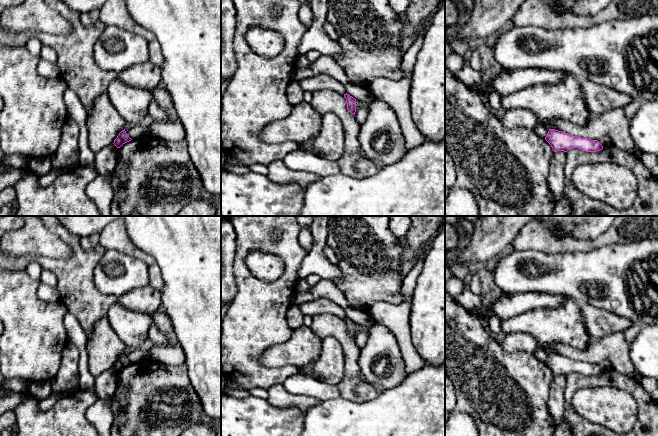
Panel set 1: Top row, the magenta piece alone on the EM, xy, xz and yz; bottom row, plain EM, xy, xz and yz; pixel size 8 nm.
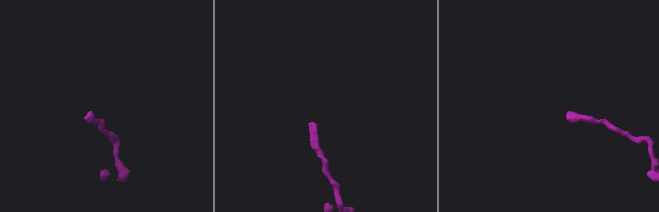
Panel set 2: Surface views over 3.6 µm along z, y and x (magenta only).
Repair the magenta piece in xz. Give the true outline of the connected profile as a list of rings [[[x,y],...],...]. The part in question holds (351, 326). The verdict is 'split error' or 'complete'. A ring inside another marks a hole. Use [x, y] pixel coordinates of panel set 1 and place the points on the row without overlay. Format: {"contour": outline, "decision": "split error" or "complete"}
{"contour": [[[344,318],[344,321],[346,323],[346,327],[347,327],[347,333],[348,335],[355,339],[356,336],[356,323],[353,322],[352,320],[350,320],[349,318]]], "decision": "complete"}

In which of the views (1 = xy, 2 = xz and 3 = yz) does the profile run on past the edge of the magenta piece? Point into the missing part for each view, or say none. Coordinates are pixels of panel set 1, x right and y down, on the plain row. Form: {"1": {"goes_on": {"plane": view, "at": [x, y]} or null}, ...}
{"1": {"goes_on": null}, "2": {"goes_on": null}, "3": {"goes_on": null}}

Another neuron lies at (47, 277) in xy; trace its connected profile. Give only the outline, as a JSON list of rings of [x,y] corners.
[[[42,270],[40,282],[51,287],[57,287],[56,276],[49,270]]]

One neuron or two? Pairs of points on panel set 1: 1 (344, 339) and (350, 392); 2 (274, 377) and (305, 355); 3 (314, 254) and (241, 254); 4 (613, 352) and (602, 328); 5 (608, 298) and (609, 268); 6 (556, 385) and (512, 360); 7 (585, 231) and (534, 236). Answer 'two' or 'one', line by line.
1: one
2: two
3: two
4: two
5: one
6: two
7: two

